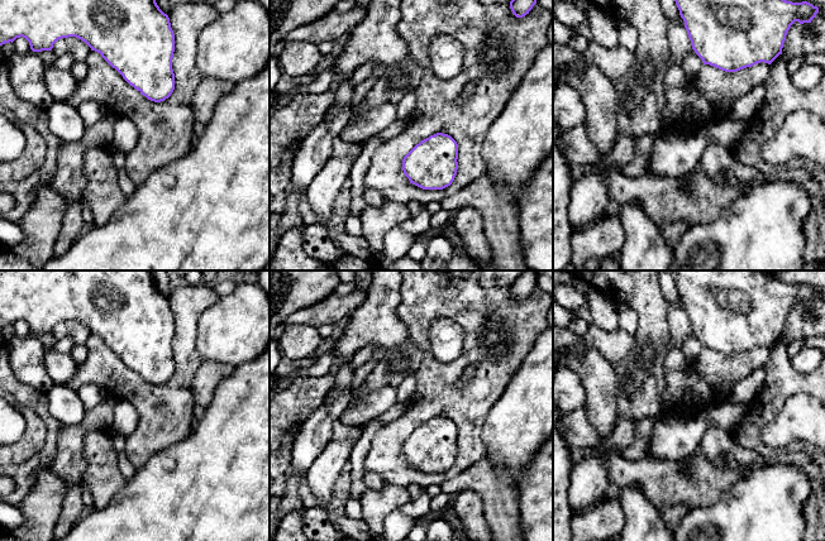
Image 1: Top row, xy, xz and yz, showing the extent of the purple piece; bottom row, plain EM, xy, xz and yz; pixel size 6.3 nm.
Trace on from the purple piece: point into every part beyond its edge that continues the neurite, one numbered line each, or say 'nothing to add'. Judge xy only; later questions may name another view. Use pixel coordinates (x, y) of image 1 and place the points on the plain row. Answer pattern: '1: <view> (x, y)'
nothing to add

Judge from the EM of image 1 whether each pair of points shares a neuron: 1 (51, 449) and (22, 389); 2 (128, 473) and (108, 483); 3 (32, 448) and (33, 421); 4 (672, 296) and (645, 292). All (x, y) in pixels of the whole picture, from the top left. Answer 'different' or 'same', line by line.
1: same
2: different
3: same
4: different

